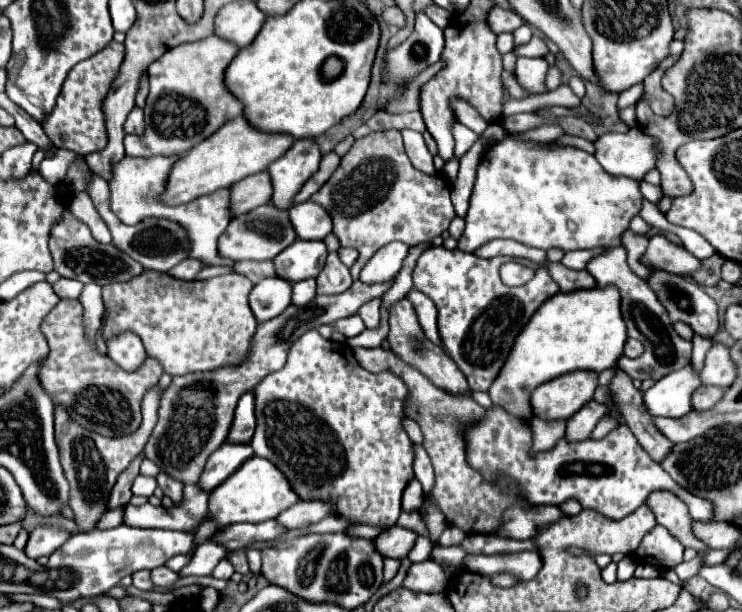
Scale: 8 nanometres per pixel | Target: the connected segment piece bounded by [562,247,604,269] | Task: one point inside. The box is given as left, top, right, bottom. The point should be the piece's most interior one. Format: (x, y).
(579, 260)

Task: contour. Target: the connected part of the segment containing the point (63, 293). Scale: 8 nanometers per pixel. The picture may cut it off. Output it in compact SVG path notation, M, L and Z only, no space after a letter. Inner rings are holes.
M62 279L62 281L56 281L54 283L54 291L58 297L64 297L64 299L78 299L80 293L82 293L82 283L80 281L72 281L72 279Z

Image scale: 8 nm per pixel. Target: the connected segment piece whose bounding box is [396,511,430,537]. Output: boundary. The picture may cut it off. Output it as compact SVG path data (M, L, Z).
M404 511L396 523L398 523L400 527L406 527L406 529L416 531L416 533L422 535L422 537L428 537L428 535L430 535L430 533L428 533L428 527L426 527L426 523L424 523L424 519L422 519L422 515L420 515L420 511L412 511L412 513L406 513L406 511Z

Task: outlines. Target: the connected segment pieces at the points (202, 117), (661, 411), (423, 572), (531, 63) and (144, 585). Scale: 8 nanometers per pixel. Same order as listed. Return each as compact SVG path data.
M212 35L208 39L178 45L154 61L148 67L150 93L144 107L146 133L142 136L126 134L125 154L128 157L184 155L220 129L226 121L240 115L244 105L224 83L226 67L238 51L238 45Z
M686 365L658 379L656 385L644 393L644 401L654 417L682 417L692 411L692 393L698 387L702 387L698 371Z
M434 561L414 563L404 579L404 587L410 591L422 591L422 593L442 593L446 589L448 581L444 577L444 571Z
M518 57L516 63L516 81L520 83L522 89L528 91L528 95L540 95L546 93L546 59L528 59L528 57Z
M136 571L132 575L134 579L134 587L136 589L142 589L142 591L150 591L152 589L152 583L150 583L150 571Z

